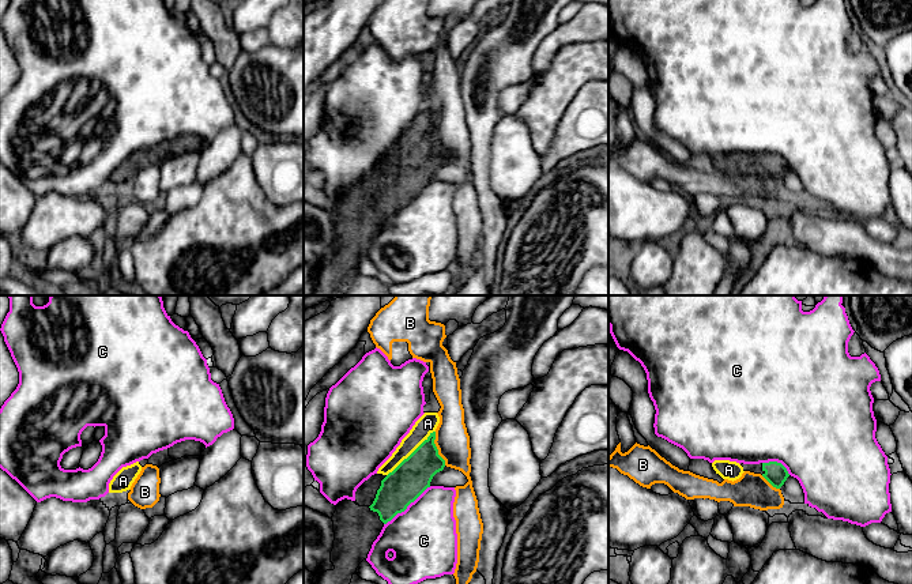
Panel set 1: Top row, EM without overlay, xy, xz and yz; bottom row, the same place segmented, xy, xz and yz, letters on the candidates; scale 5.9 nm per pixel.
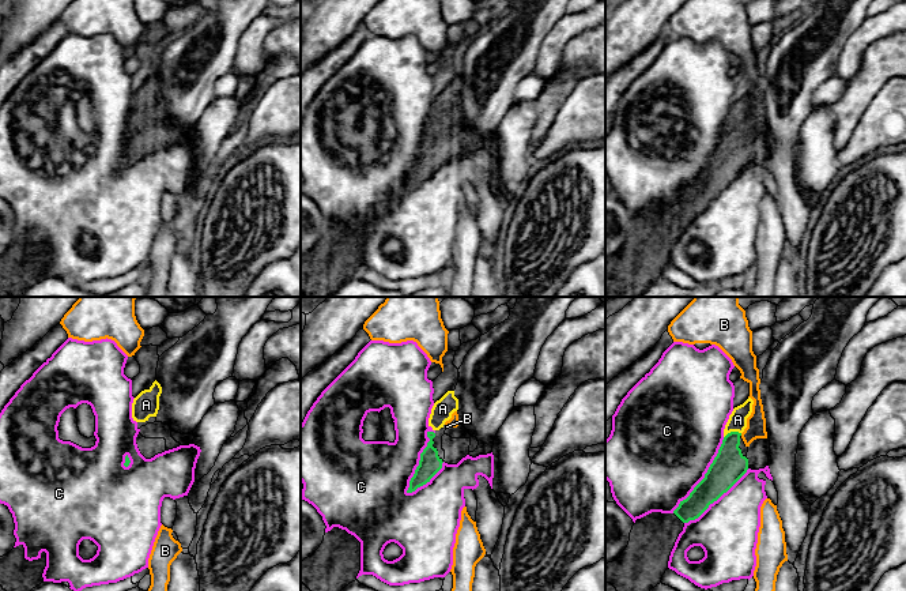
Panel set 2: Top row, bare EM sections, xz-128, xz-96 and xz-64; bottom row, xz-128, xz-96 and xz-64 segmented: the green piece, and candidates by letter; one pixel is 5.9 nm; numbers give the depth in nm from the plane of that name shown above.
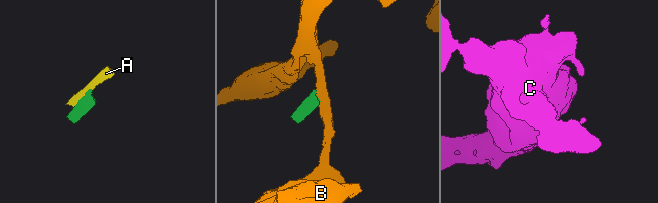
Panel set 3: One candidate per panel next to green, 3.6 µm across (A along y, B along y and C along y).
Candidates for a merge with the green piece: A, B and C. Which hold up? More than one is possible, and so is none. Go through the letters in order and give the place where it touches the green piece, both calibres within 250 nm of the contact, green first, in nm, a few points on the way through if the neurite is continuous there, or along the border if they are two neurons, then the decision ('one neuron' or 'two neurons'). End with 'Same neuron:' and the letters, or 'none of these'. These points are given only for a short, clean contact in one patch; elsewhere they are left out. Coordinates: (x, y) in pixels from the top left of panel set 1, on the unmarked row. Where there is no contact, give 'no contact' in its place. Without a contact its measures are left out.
A: meets green in xz at (411, 149); 220 nm thick on the green side, 120 nm on the other; runs through xz (402, 181), (411, 162), (411, 149), (418, 142), (428, 119); one neuron
B: meets green in xz at (436, 143); 220 nm thick on the green side, 200 nm on the other; border along xz (434, 127), (434, 140), (445, 159); two neurons
C: meets green in xz at (407, 200); 220 nm thick on the green side, 400 nm on the other; two neurons
Same neuron: A

